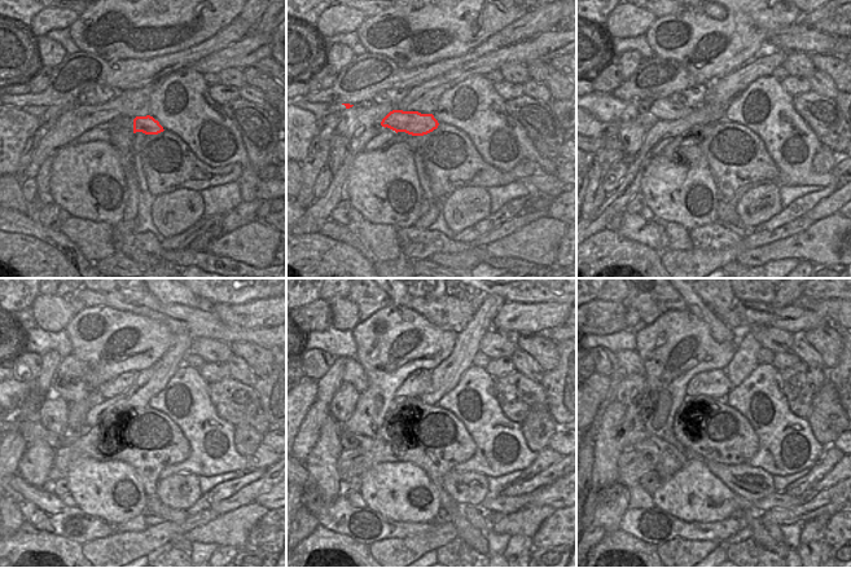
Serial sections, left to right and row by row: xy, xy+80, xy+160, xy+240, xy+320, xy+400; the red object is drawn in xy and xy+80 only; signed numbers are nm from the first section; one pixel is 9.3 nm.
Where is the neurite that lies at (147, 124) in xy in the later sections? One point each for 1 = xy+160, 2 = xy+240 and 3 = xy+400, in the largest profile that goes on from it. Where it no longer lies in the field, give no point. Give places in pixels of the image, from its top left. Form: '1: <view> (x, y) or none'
1: xy+160 (663, 109)
2: xy+240 (78, 390)
3: xy+400 (630, 360)

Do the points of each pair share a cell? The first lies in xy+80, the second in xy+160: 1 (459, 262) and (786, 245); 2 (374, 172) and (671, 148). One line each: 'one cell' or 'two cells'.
1: one cell
2: two cells

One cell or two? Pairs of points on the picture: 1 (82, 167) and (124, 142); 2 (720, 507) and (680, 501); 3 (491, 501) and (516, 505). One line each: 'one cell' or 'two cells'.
1: two cells
2: one cell
3: one cell

